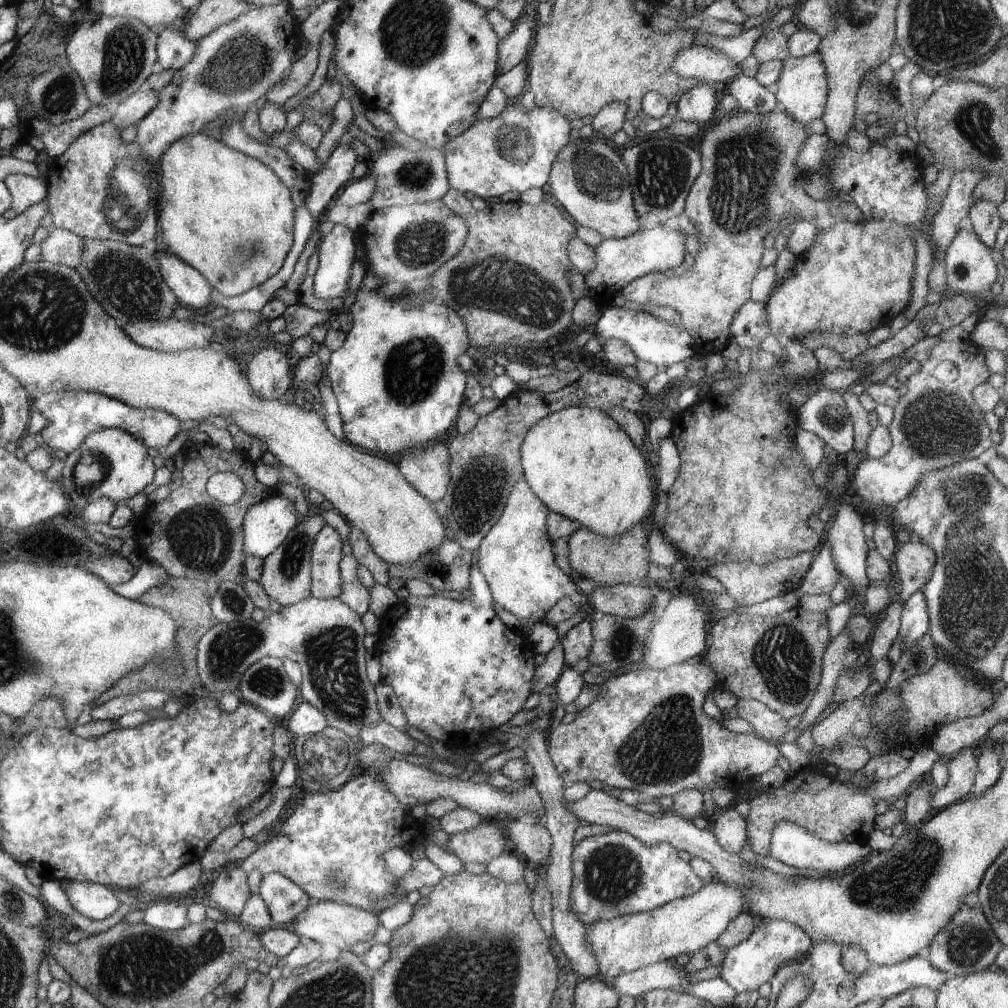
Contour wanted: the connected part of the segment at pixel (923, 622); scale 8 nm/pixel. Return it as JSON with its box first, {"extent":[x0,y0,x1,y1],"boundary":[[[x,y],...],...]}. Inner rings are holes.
{"extent":[899,590,929,648],"boundary":[[[917,590],[904,604],[899,636],[905,648],[912,646],[919,638],[929,632],[929,610],[924,593]]]}

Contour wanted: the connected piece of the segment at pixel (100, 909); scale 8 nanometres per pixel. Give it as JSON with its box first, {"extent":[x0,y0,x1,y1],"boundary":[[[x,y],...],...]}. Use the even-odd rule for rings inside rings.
{"extent":[65,881,120,920],"boundary":[[[68,881],[70,888],[65,892],[72,906],[92,920],[104,920],[112,916],[120,900],[116,898],[112,887],[100,886],[100,883]]]}

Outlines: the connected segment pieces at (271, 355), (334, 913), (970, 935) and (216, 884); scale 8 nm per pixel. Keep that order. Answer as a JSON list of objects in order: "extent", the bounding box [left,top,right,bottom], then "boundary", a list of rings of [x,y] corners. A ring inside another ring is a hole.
[{"extent":[245,347,292,400],"boundary":[[[264,347],[246,364],[245,371],[252,392],[264,400],[284,400],[284,394],[292,384],[286,354],[278,351],[277,347]]]},{"extent":[292,898,382,952],"boundary":[[[312,898],[310,900],[311,906],[292,923],[294,932],[303,939],[332,944],[342,952],[350,950],[357,942],[374,942],[374,932],[378,926],[382,926],[378,921],[378,913],[332,901],[317,901]]]},{"extent":[929,904,1003,976],"boundary":[[[964,904],[944,925],[944,928],[933,936],[932,942],[929,944],[929,959],[938,970],[952,973],[954,976],[968,975],[987,970],[1002,947],[1003,944],[994,934],[987,916],[980,906]]]},{"extent":[210,866,252,916],"boundary":[[[238,866],[223,868],[213,882],[210,896],[214,906],[220,906],[221,912],[239,916],[252,896],[247,874]]]}]

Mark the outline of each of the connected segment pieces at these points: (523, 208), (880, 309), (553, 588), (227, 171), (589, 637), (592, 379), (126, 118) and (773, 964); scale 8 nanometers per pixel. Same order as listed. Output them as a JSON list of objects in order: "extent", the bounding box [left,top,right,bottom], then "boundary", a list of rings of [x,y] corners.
[{"extent":[424,188,577,350],"boundary":[[[452,188],[442,199],[448,208],[464,219],[469,233],[462,250],[440,266],[431,277],[431,287],[424,292],[429,292],[429,301],[452,308],[462,318],[471,346],[486,350],[503,347],[503,344],[511,346],[562,340],[575,330],[571,312],[577,300],[568,281],[568,271],[574,266],[567,248],[575,236],[576,226],[566,218],[566,214],[562,214],[562,210],[548,201],[538,206],[522,201],[500,201],[487,205],[485,210],[476,210],[463,192]]]},{"extent":[766,221,916,340],"boundary":[[[894,221],[839,222],[817,233],[810,250],[797,257],[793,271],[779,287],[774,287],[766,300],[771,335],[784,332],[801,340],[809,332],[831,332],[837,335],[869,333],[889,323],[911,303],[916,250],[912,246],[911,229]]]},{"extent":[477,478,580,621],"boundary":[[[522,478],[512,489],[506,508],[484,536],[478,549],[477,567],[489,584],[493,602],[518,619],[543,621],[546,613],[561,598],[580,592],[577,582],[556,566],[553,540],[547,531],[549,508],[532,492]]]},{"extent":[155,132,295,298],"boundary":[[[202,132],[171,144],[155,166],[161,182],[160,224],[170,253],[203,273],[228,298],[259,287],[280,272],[294,244],[295,203],[291,189],[272,168]]]},{"extent":[560,621,593,667],"boundary":[[[583,621],[574,626],[563,636],[560,642],[564,650],[565,666],[573,667],[582,658],[588,658],[593,642],[593,632],[590,622]]]},{"extent":[545,369,646,415],"boundary":[[[590,369],[588,372],[581,374],[580,380],[577,380],[574,384],[569,384],[557,392],[546,393],[545,401],[549,404],[551,412],[566,407],[590,407],[606,412],[612,407],[620,407],[640,415],[642,400],[645,399],[646,395],[645,386],[638,380],[630,379],[625,375],[606,374],[606,372],[596,372],[596,370]]]},{"extent":[111,86,159,130],"boundary":[[[144,86],[117,106],[111,122],[120,130],[125,126],[139,123],[158,104],[158,101],[159,91]]]},{"extent":[720,919,812,993],"boundary":[[[770,919],[759,921],[754,932],[744,942],[724,954],[720,977],[737,993],[758,990],[764,982],[773,979],[782,965],[804,957],[812,945],[811,938],[798,925]]]}]

